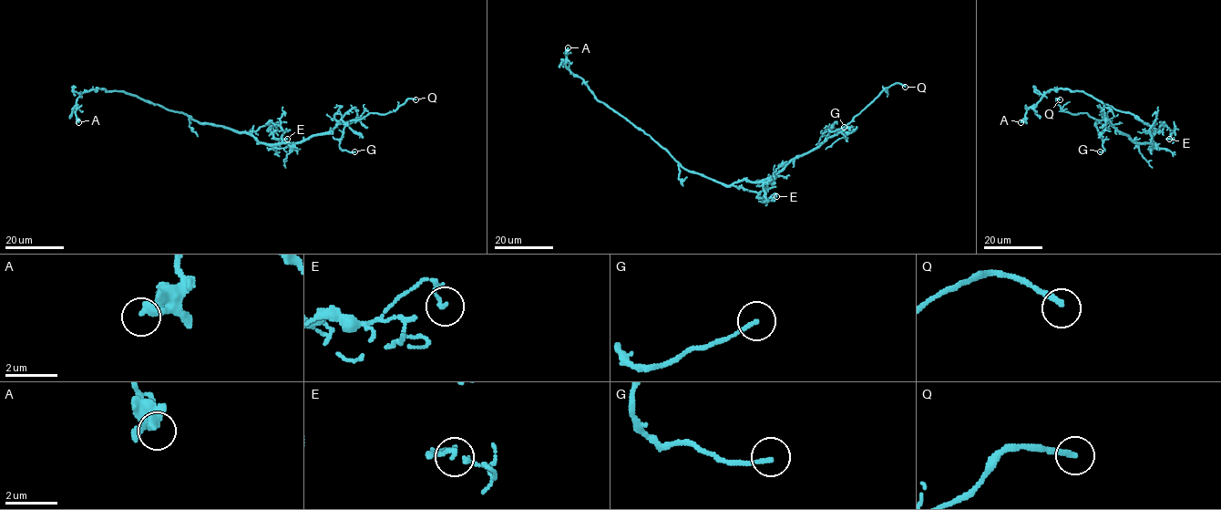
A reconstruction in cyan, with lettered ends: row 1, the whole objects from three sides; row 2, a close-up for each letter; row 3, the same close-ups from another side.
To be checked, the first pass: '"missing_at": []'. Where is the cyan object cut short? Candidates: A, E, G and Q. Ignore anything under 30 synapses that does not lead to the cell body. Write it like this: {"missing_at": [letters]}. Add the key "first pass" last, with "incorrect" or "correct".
{"missing_at": ["Q"], "first pass": "incorrect"}

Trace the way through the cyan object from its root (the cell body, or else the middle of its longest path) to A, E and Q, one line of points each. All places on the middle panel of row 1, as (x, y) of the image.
A: (719, 182), (685, 170), (649, 135), (600, 102), (588, 85), (567, 67), (564, 53), (568, 47)
E: (719, 182), (757, 192), (760, 198), (769, 198), (774, 193), (776, 196)
Q: (719, 182), (732, 185), (774, 177), (791, 161), (836, 134), (885, 88), (896, 83), (905, 87)

